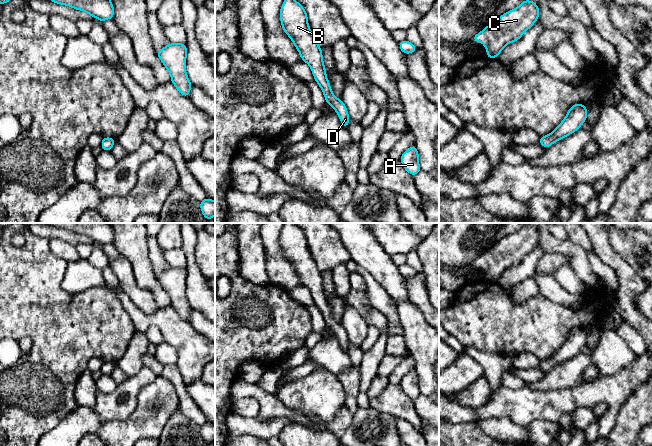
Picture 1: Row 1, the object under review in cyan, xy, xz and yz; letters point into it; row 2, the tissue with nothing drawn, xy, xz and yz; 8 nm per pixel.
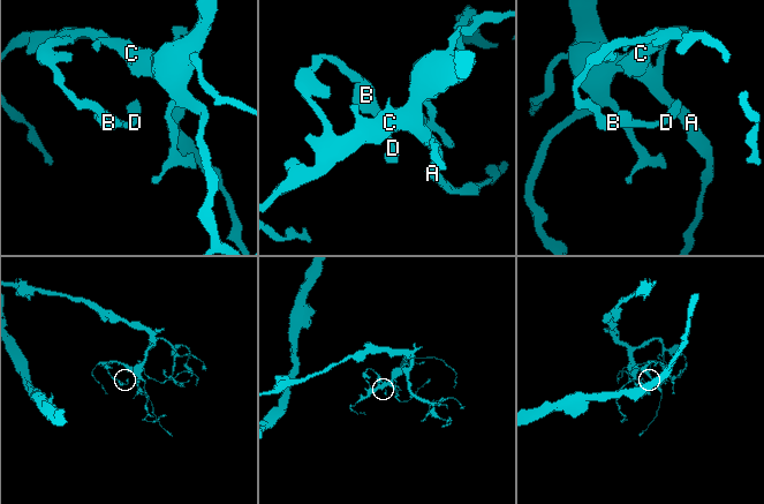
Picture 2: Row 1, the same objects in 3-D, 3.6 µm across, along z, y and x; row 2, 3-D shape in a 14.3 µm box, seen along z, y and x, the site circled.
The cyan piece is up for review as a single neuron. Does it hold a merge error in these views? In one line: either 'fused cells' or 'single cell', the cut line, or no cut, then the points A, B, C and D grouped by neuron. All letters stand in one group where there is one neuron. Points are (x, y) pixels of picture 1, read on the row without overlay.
single cell | no cut | A B C D

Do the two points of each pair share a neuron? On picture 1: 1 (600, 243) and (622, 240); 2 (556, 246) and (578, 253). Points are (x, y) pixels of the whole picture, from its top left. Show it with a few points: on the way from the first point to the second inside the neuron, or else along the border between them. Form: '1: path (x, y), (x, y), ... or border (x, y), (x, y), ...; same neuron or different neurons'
1: border (607, 233), (612, 248), (625, 261); different neurons
2: path (561, 247), (566, 247), (573, 252); same neuron

